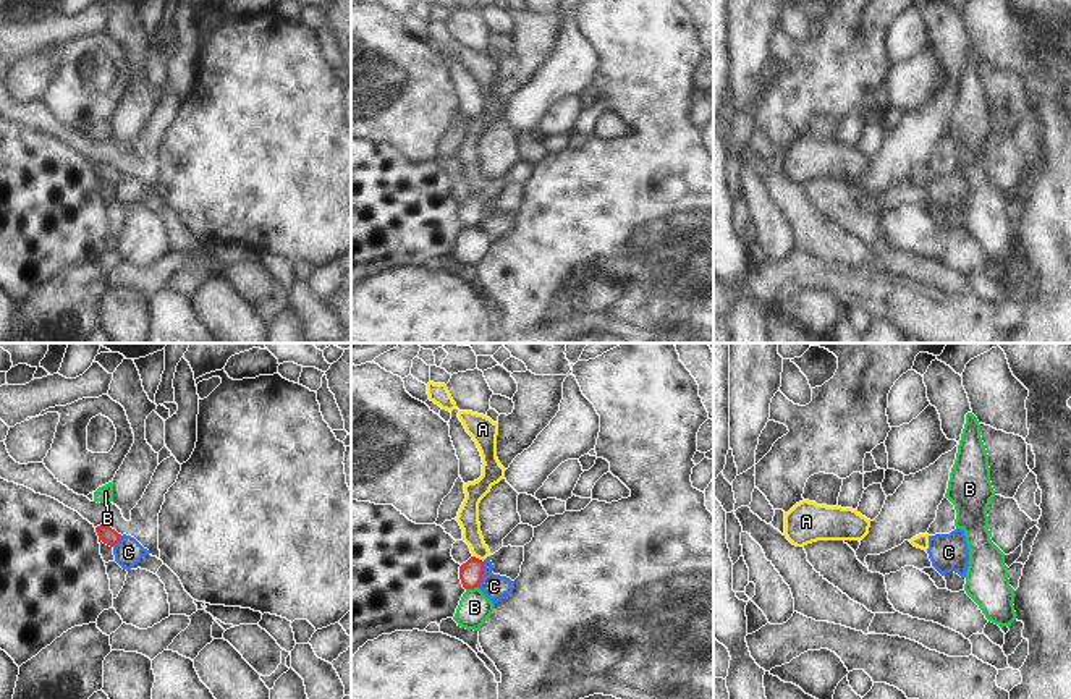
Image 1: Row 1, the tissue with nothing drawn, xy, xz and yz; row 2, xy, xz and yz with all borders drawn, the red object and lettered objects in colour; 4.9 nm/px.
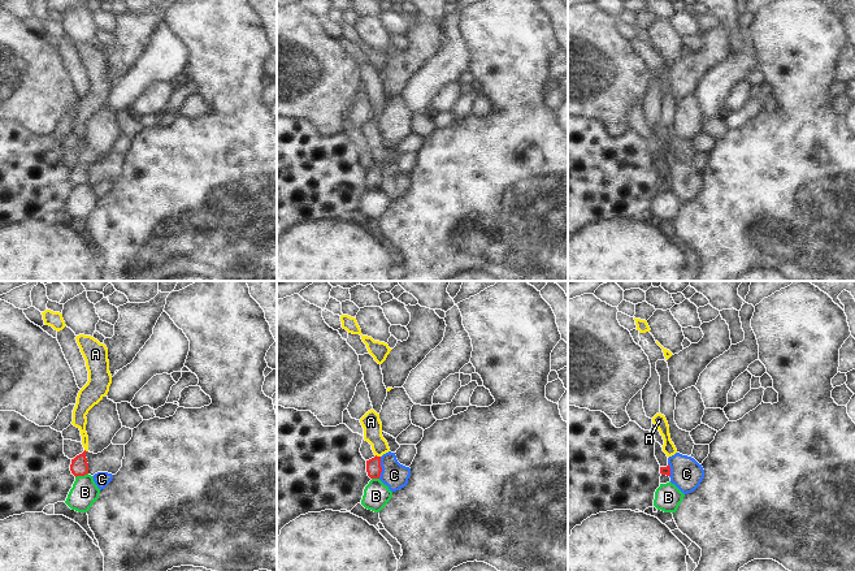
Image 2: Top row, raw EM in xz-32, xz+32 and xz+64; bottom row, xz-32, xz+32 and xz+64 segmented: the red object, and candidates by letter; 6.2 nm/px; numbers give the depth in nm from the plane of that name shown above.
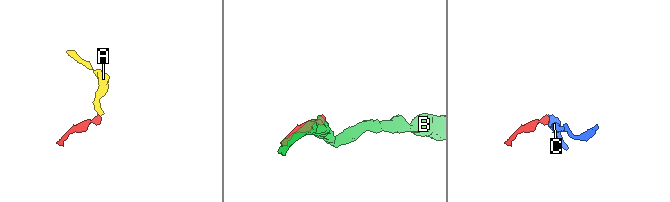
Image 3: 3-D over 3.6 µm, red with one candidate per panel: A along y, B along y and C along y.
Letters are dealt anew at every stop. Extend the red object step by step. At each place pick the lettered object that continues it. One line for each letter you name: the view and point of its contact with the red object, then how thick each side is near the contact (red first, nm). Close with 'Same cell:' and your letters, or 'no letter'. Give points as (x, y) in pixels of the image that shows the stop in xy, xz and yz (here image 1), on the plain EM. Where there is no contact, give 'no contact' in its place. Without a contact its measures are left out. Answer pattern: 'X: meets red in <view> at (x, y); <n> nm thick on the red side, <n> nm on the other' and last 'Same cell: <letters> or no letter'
Same cell: no letter

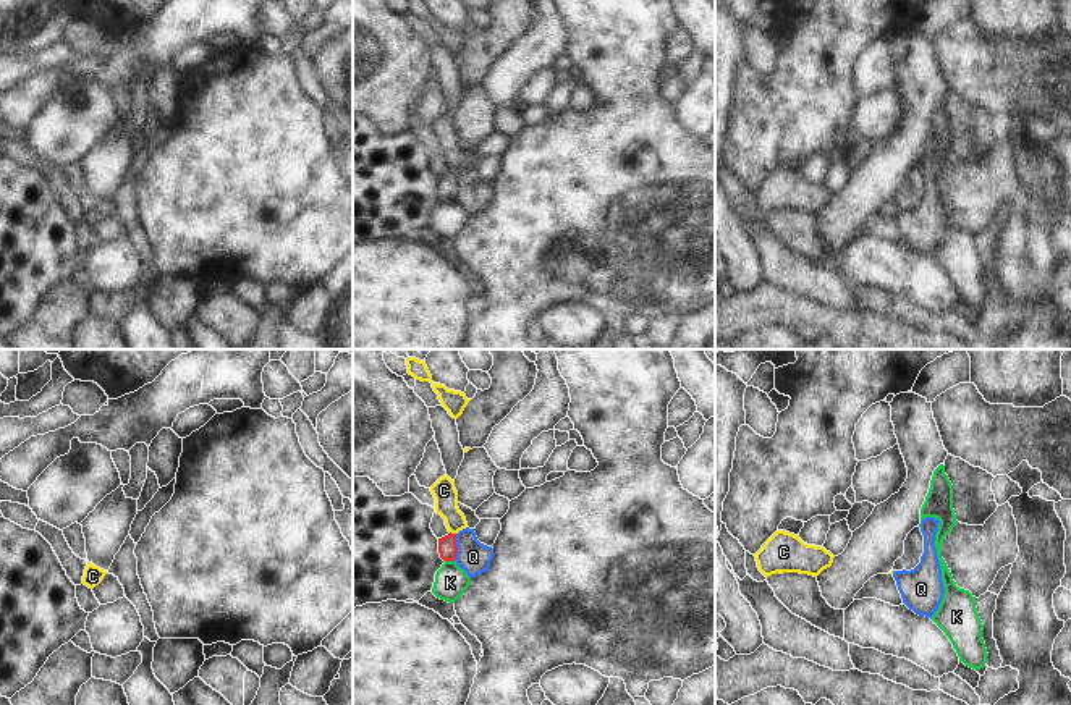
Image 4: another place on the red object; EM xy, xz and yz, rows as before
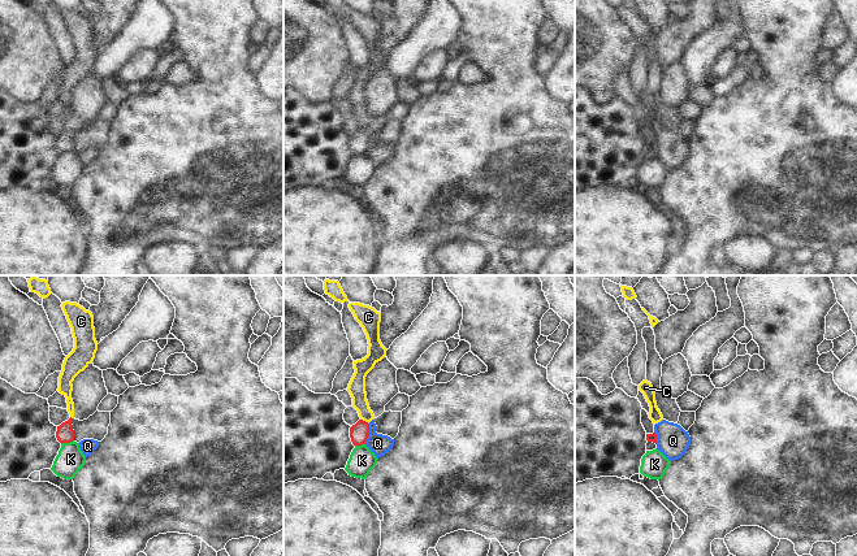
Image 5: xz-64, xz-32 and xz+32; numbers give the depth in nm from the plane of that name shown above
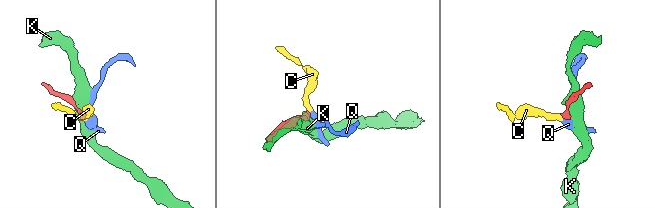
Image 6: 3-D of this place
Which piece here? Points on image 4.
Same cell: no letter

